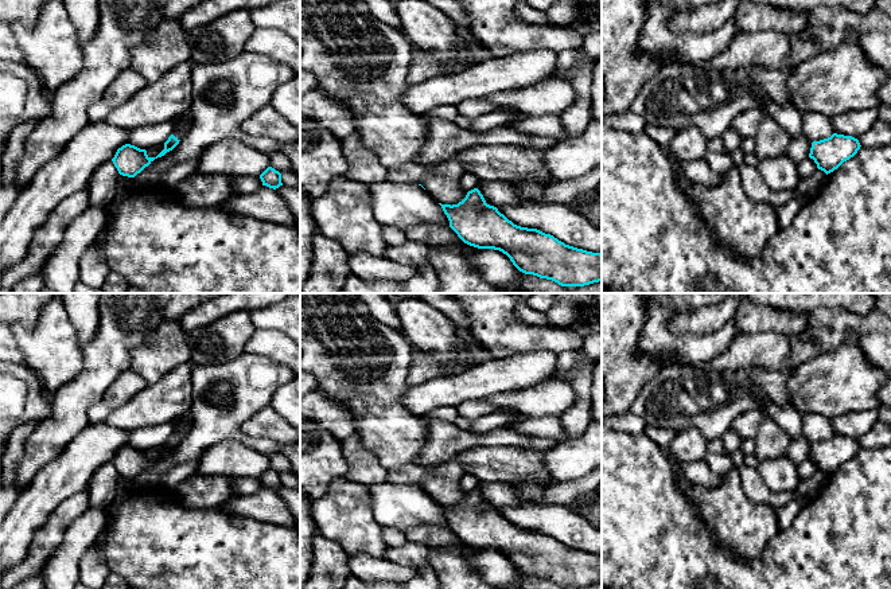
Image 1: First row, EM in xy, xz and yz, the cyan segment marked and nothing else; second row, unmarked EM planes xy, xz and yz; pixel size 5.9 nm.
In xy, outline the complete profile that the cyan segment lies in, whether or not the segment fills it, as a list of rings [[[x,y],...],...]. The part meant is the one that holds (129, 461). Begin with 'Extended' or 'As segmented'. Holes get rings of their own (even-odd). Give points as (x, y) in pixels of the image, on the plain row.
Extended. [[[178,428],[174,434],[164,444],[164,450],[156,457],[149,459],[145,450],[140,450],[135,446],[125,445],[117,450],[114,459],[112,460],[118,475],[128,479],[135,479],[145,468],[148,468],[155,460],[164,457],[167,453],[172,452],[179,442],[184,438],[186,432]]]

